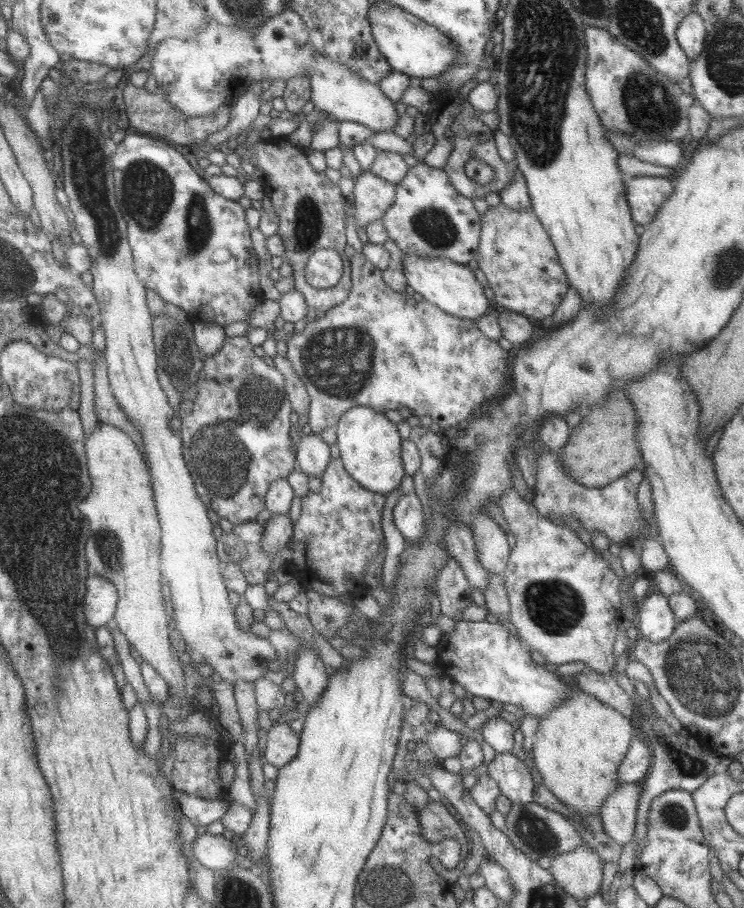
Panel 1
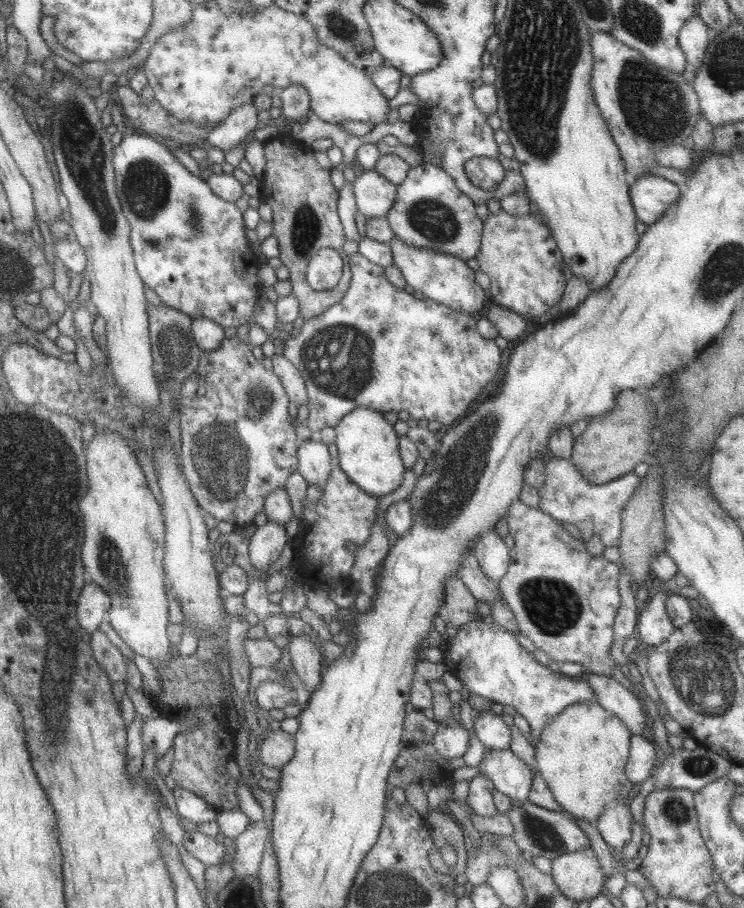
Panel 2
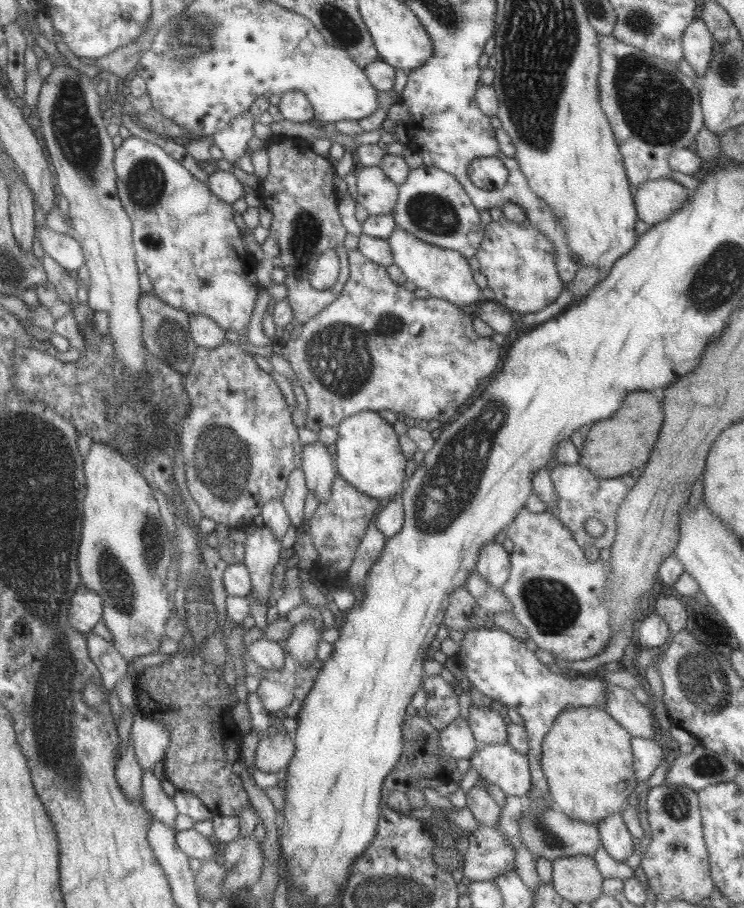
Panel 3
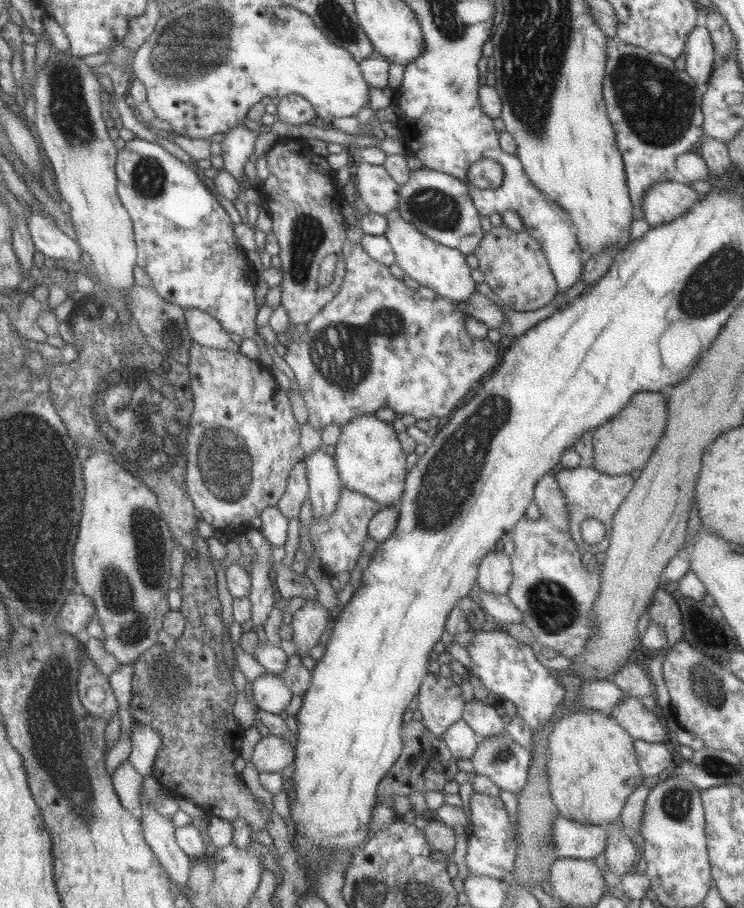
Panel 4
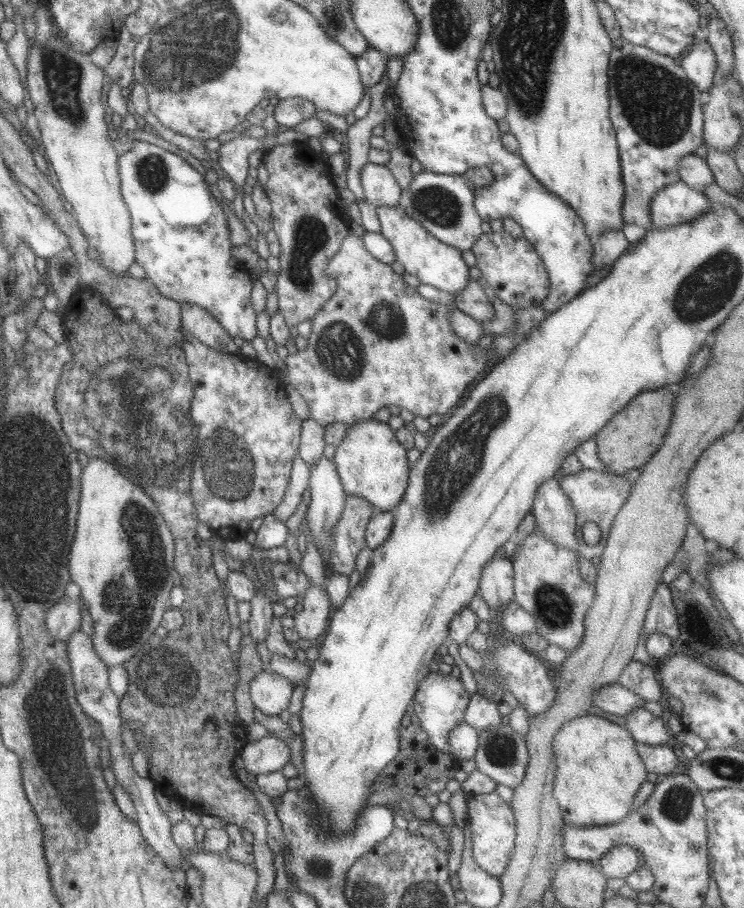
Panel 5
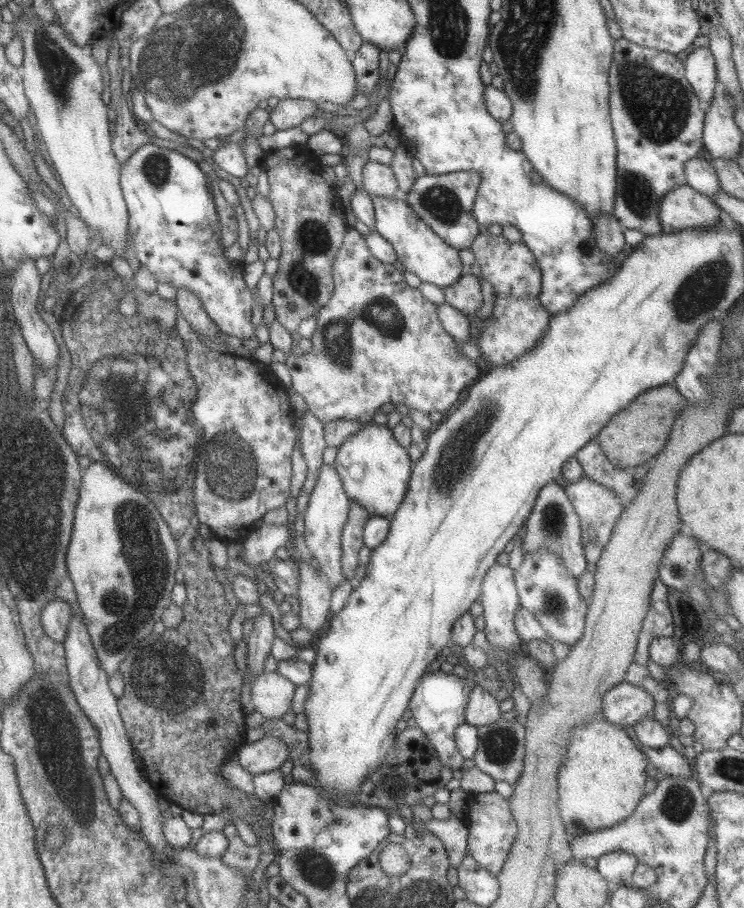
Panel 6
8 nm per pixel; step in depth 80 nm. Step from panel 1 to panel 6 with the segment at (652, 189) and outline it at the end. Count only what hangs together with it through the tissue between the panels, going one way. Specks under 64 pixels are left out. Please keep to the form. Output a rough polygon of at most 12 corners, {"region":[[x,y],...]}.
{"region":[[687,184],[658,205],[661,233],[720,222],[712,198]]}

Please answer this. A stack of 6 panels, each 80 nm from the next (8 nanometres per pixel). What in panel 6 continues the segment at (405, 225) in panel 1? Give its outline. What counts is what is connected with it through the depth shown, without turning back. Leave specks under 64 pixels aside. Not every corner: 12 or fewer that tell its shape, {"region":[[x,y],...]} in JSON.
{"region":[[480,177],[416,178],[409,205],[445,244],[468,249]]}

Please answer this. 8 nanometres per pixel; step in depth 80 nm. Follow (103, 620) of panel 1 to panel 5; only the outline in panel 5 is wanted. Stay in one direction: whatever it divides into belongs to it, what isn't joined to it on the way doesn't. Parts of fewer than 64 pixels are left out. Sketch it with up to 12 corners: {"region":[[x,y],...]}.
{"region":[[63,596],[45,614],[46,631],[66,643],[79,630],[79,597]]}

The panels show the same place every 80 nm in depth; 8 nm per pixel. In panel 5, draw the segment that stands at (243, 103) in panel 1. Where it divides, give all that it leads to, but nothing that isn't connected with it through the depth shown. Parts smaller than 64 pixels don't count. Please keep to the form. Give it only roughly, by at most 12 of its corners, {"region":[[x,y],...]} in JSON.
{"region":[[235,136],[216,151],[219,167],[243,186],[262,140]]}

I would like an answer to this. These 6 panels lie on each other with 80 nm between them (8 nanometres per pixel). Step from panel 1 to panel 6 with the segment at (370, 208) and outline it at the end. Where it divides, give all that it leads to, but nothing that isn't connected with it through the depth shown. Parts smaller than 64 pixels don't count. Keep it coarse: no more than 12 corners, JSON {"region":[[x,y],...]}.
{"region":[[368,161],[363,190],[395,198],[397,182],[389,165]]}

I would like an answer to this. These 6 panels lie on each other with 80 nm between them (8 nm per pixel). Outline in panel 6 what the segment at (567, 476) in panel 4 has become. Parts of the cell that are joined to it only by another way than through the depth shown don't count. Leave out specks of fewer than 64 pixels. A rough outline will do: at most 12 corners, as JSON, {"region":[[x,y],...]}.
{"region":[[586,476],[564,491],[580,522],[586,562],[595,564],[623,508]]}

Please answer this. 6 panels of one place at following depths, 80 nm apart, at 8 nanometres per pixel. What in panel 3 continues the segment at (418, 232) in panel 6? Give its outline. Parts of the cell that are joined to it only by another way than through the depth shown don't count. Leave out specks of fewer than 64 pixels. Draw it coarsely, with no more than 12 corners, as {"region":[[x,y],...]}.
{"region":[[397,225],[386,242],[416,288],[463,310],[482,300],[459,252]]}

